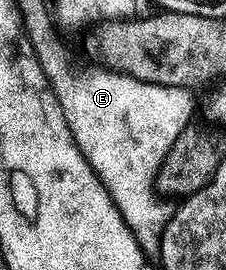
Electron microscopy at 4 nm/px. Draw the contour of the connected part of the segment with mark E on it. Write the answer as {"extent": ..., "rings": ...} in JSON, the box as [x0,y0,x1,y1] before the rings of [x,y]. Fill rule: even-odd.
{"extent":[30,17,194,254],"rings":[[[54,17],[38,21],[38,29],[34,29],[34,38],[30,40],[34,55],[42,64],[54,98],[60,103],[78,152],[104,183],[143,253],[157,254],[172,209],[156,194],[155,181],[165,156],[190,125],[190,104],[194,101],[190,93],[193,92],[180,85],[144,83],[106,67],[97,67],[91,73],[77,73],[70,69],[70,57],[55,25]]]}

